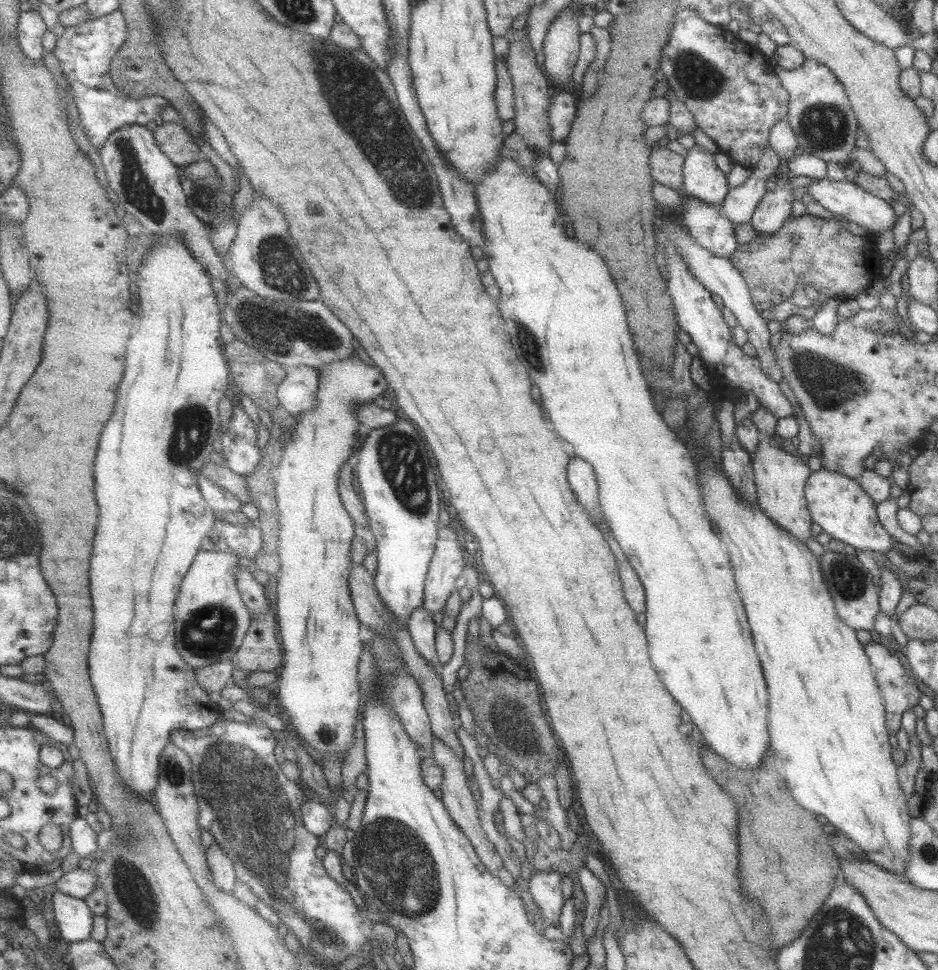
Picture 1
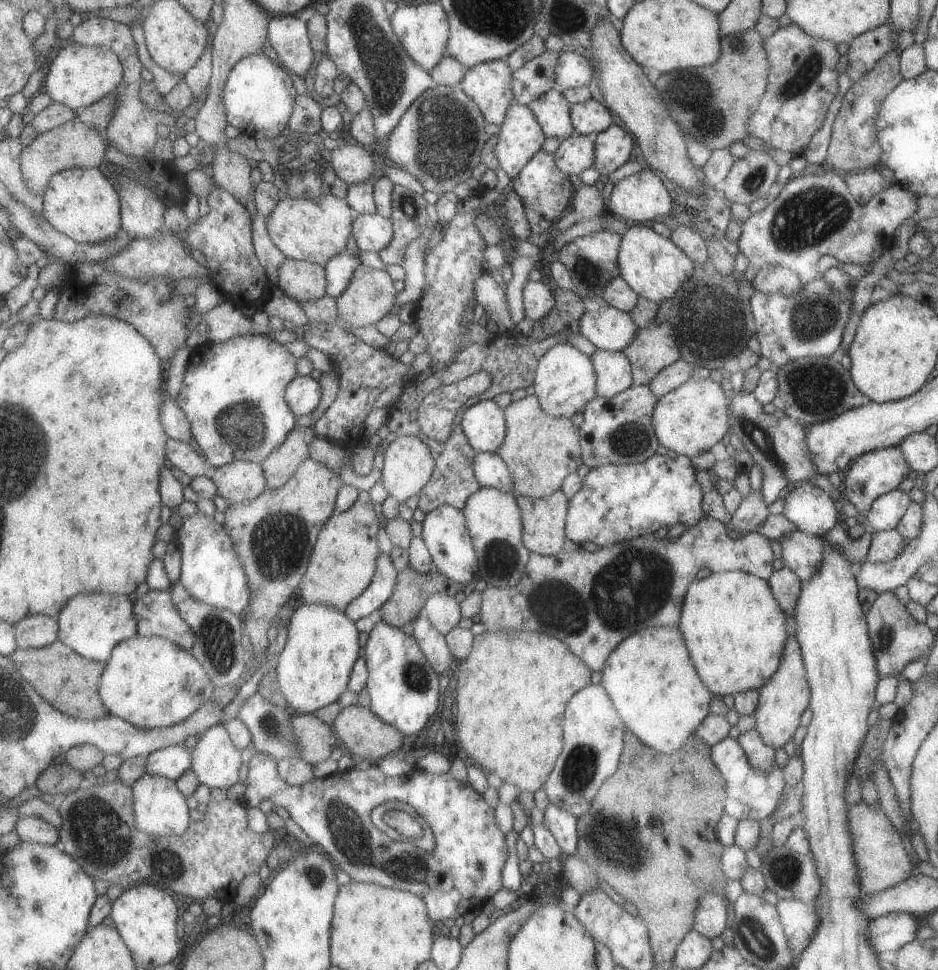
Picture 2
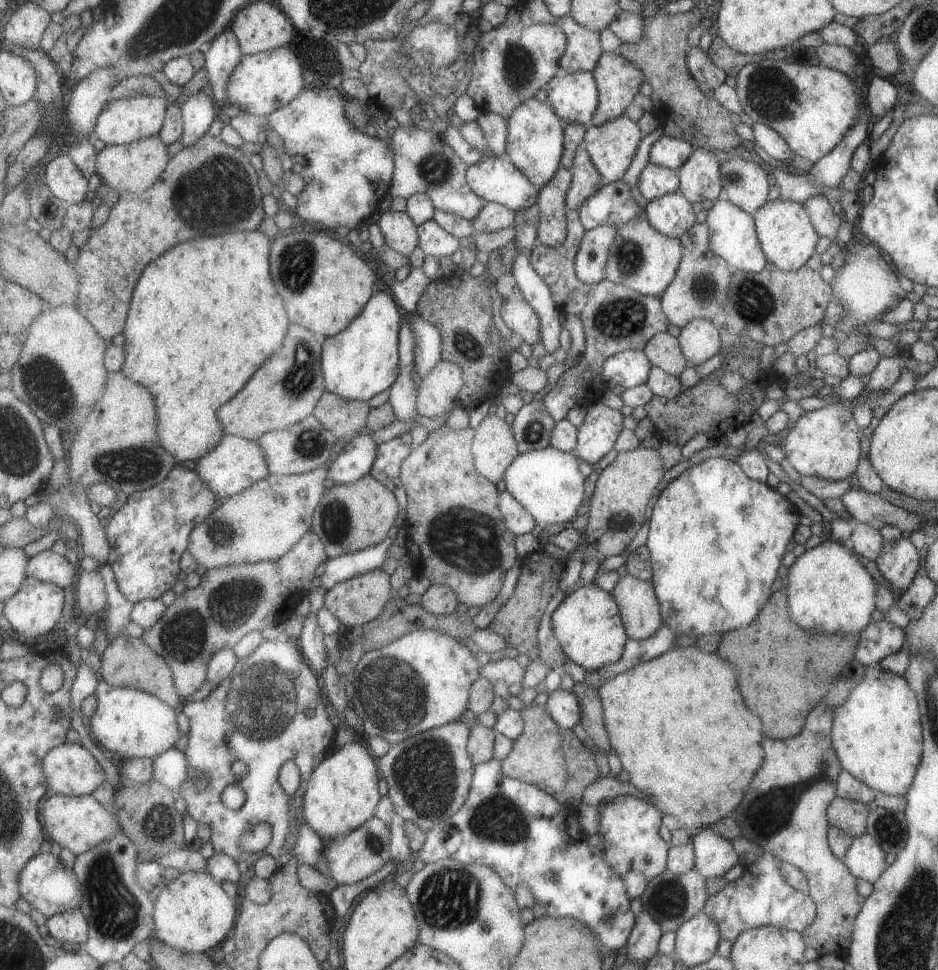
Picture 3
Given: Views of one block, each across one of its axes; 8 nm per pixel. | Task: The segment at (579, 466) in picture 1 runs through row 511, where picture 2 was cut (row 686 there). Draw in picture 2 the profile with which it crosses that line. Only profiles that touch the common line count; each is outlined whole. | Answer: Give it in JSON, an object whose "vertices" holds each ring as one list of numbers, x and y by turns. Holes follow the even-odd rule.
{"vertices":[[589,683,569,700,563,728,565,748,557,759,555,770,549,776,544,789,550,796,551,804,560,806,579,818,588,812,589,802,601,782,615,772,623,748,623,730,627,728,617,714,608,692,600,684,593,683]]}

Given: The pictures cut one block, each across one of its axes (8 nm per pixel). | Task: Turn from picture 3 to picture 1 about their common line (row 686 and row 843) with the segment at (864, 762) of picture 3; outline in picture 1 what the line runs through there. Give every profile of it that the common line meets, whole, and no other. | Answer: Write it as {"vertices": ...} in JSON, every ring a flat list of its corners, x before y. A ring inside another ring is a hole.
{"vertices":[[690,453,694,462,699,490,701,490,701,502,703,502,705,514,709,518,711,526,716,530,717,536,721,539,723,546,727,546,726,550,733,566,733,574,735,574,735,582,739,592,741,592,741,600,747,612,747,622,751,628,751,636,753,636,753,644,758,659,761,660,763,666,763,676,767,682,767,735,769,735,770,747,773,749,779,773,786,781,786,785,790,790,792,797,797,800,797,804,813,814,823,816,832,824,834,828,844,834,847,840,857,844,860,850,864,852,864,860,872,862,883,870,891,874,903,875,905,867,910,859,910,820,909,808,907,806,907,796,905,796,900,787,897,769,898,766,892,757,892,748,888,742,889,732,885,722,885,711,883,699,881,698,878,686,876,685,872,668,865,654,863,645,857,641,855,631,850,626,847,626,835,612,833,600,825,587,823,578,821,578,820,566,818,558,811,554,811,551,806,547,805,543,793,539,789,533,785,533,781,527,777,527,769,517,763,515,757,502,743,503,735,489,731,487,731,483,727,483,725,475,723,475,722,467,717,467,715,463,709,461,707,455,703,453]]}

